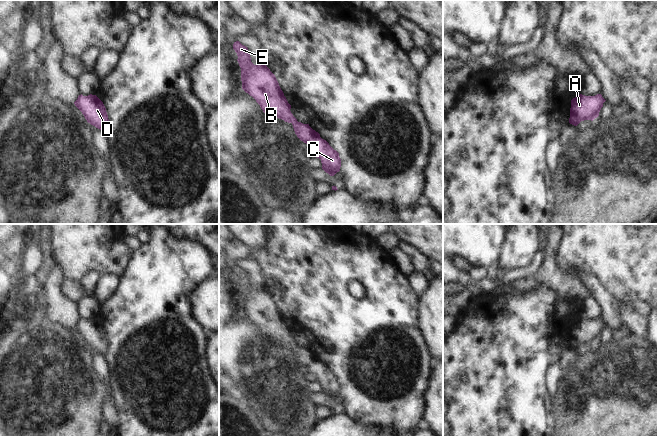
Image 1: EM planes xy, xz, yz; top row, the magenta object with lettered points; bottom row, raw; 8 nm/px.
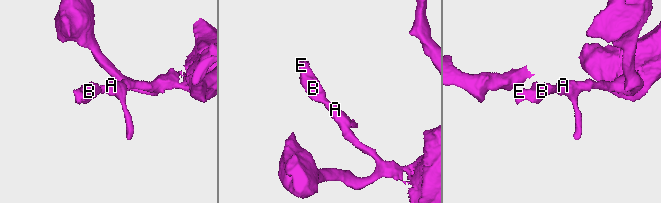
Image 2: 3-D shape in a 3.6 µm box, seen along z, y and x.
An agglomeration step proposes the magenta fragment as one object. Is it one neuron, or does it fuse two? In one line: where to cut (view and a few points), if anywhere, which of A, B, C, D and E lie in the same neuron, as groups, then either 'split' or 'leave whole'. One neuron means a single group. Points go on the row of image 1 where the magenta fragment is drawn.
cut none; groups A B C D E; leave whole

